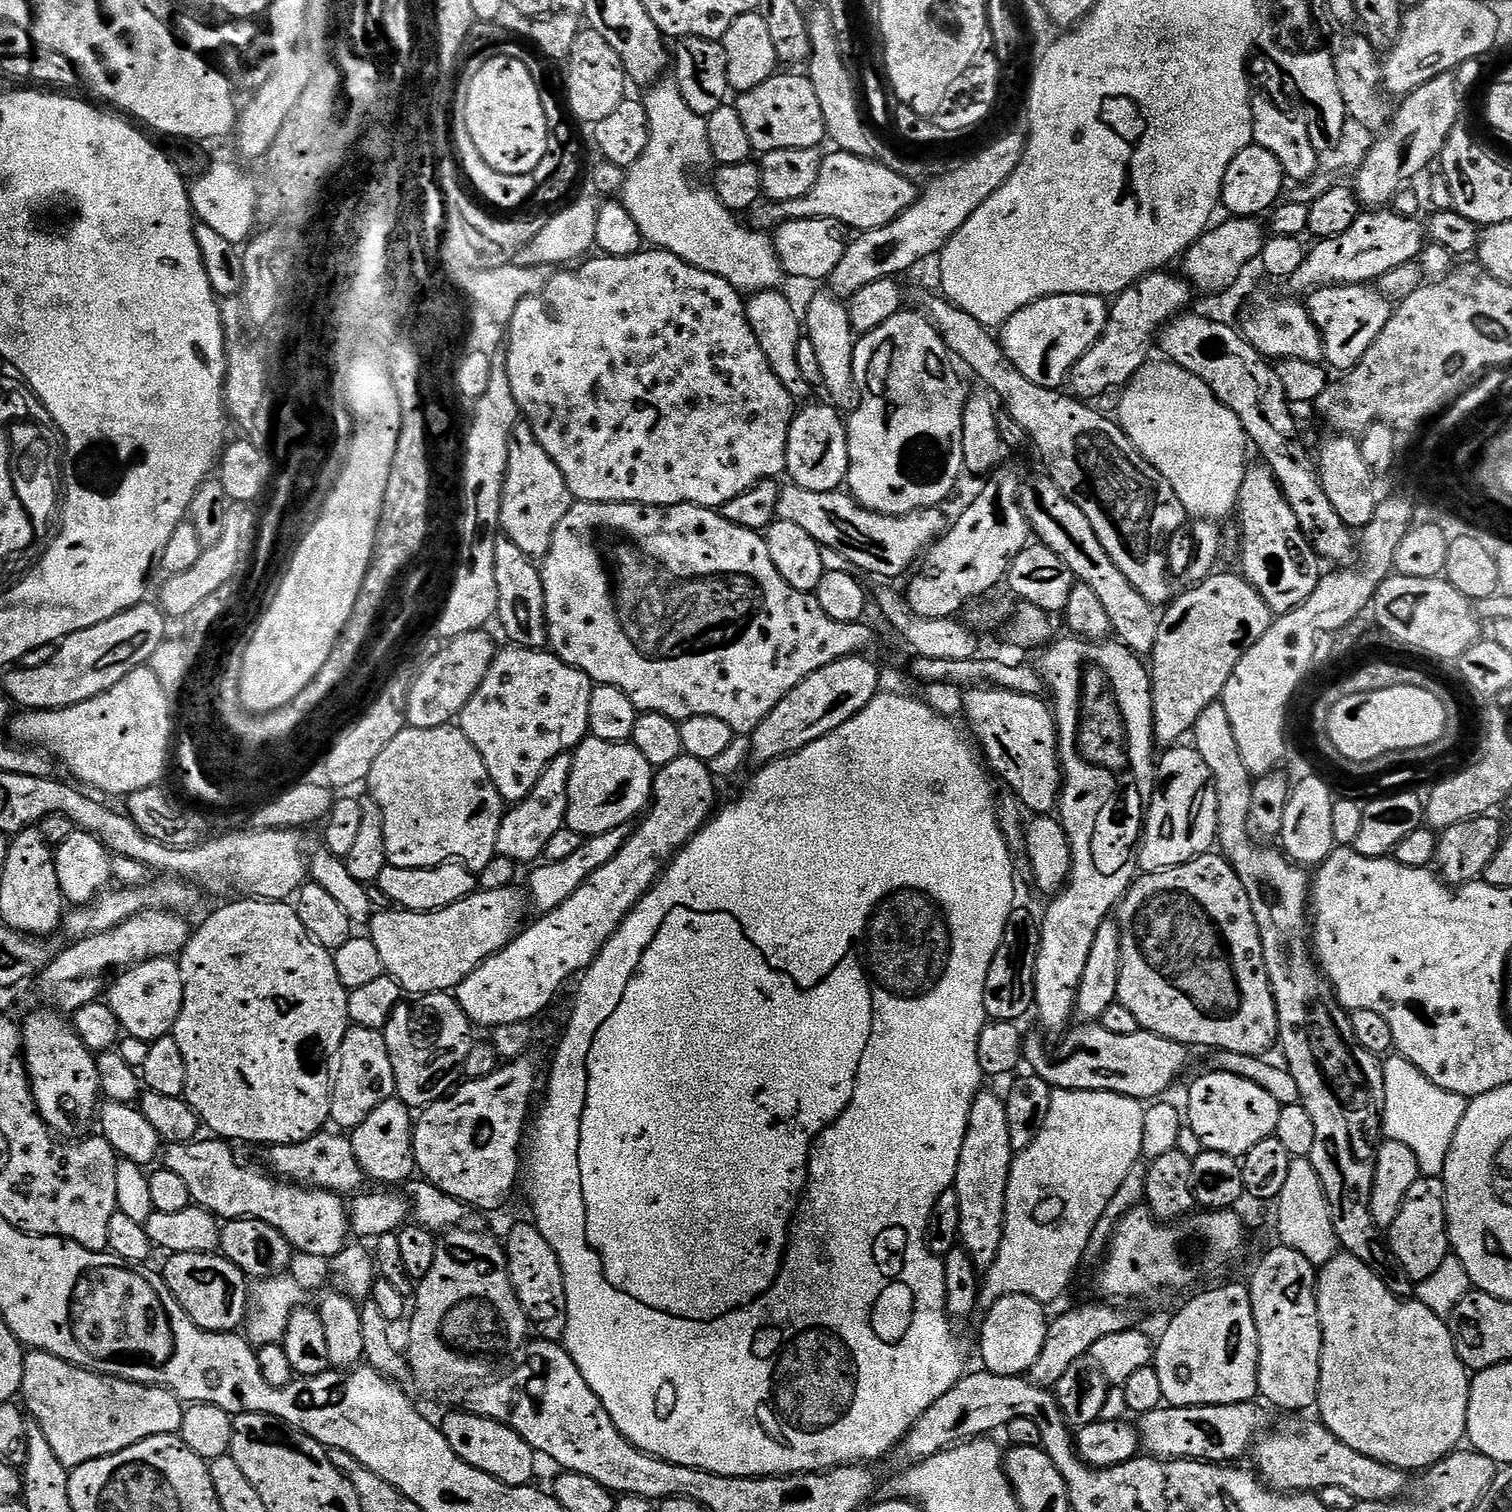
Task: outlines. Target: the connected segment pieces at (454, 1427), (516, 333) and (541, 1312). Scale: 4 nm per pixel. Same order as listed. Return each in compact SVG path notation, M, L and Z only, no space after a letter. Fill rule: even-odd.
M472 1410L467 1411L452 1412L445 1418L444 1424L442 1423L446 1442L450 1442L450 1450L454 1450L454 1454L458 1454L458 1458L462 1458L462 1462L490 1474L498 1482L509 1484L511 1488L523 1488L531 1485L533 1483L532 1475L536 1472L536 1460L538 1461L537 1453L533 1452L532 1447L508 1424L491 1420L485 1416L477 1416Z
M642 250L638 254L626 258L614 258L603 254L597 255L597 257L597 260L592 260L593 258L587 259L584 263L573 267L571 270L559 271L558 276L554 278L543 295L530 296L518 306L517 310L514 311L511 323L506 328L506 331L508 331L508 360L506 359L506 367L510 378L510 390L514 390L514 398L516 399L516 405L520 407L521 417L532 427L532 432L538 438L542 450L546 450L546 454L550 454L550 458L558 466L558 470L562 470L573 501L585 504L654 504L657 506L697 504L699 508L720 510L723 509L726 502L738 498L738 494L750 490L758 482L783 477L786 472L786 446L788 445L788 435L790 434L790 426L794 415L794 401L791 394L786 390L786 386L782 386L782 382L778 382L774 370L770 370L770 362L766 362L766 354L762 354L762 346L758 346L758 338L748 321L745 297L737 292L734 286L730 286L730 282L726 282L706 270L698 270L694 266L690 266L682 258L678 258L669 252Z
M535 1223L516 1224L508 1232L506 1239L506 1255L508 1257L508 1273L516 1291L522 1310L528 1315L528 1323L538 1331L539 1339L553 1342L563 1341L566 1334L566 1286L562 1266L558 1262L558 1254L542 1238Z

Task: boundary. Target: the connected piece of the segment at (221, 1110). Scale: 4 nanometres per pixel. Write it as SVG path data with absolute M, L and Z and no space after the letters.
M236 898L233 904L212 912L204 920L204 925L191 933L188 944L178 956L184 1001L176 1019L174 1035L186 1058L186 1090L183 1099L196 1111L201 1125L209 1128L209 1133L229 1142L241 1140L244 1144L300 1144L309 1140L329 1123L330 1102L332 1101L332 1082L336 1078L336 1064L340 1060L342 1038L346 1038L350 1027L348 1019L349 989L342 986L338 970L332 961L333 953L326 949L309 934L306 926L298 918L291 903L279 900L258 900L255 898Z

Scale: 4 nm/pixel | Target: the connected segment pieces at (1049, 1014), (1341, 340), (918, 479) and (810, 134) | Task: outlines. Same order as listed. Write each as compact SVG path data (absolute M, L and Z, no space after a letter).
M1067 639L1049 643L1043 649L1044 657L1038 661L1045 685L1050 692L1052 688L1050 700L1056 718L1056 745L1060 751L1060 770L1064 774L1058 819L1068 835L1072 869L1063 890L1051 897L1049 904L1052 905L1045 910L1044 920L1042 916L1034 1016L1040 1019L1042 1027L1060 1033L1069 1027L1068 1019L1074 1016L1079 983L1098 928L1113 915L1137 875L1138 868L1133 860L1144 830L1146 801L1155 792L1158 783L1158 745L1152 717L1152 673L1149 665L1145 661L1143 664L1137 653L1119 642Z
M1333 284L1321 286L1307 297L1306 307L1320 331L1324 343L1324 360L1329 369L1337 368L1340 374L1354 368L1365 356L1378 334L1386 326L1394 311L1389 300L1379 287L1366 284Z
M901 310L897 316L890 318L882 326L878 326L873 332L865 332L856 341L854 350L854 378L860 391L860 407L851 413L847 421L848 426L848 453L852 461L848 467L848 479L846 481L847 491L856 503L863 508L870 509L883 516L905 516L911 512L917 512L923 508L934 508L943 505L943 500L956 488L960 475L965 475L963 458L963 410L966 401L964 384L956 373L957 365L954 357L948 351L946 342L940 336L940 332L932 325L931 320L923 311L908 312Z
M804 74L771 76L762 86L739 93L734 106L738 114L742 114L742 122L746 125L746 134L750 134L753 149L760 154L770 150L820 148L828 135L818 94L814 94L814 86Z

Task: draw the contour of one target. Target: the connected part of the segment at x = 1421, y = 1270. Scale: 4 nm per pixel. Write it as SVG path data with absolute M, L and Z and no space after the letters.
M1419 1176L1414 1186L1410 1186L1406 1198L1402 1198L1402 1210L1398 1210L1398 1218L1394 1218L1386 1230L1388 1247L1413 1282L1430 1278L1430 1274L1434 1274L1439 1264L1450 1255L1445 1198L1446 1190L1441 1177Z

